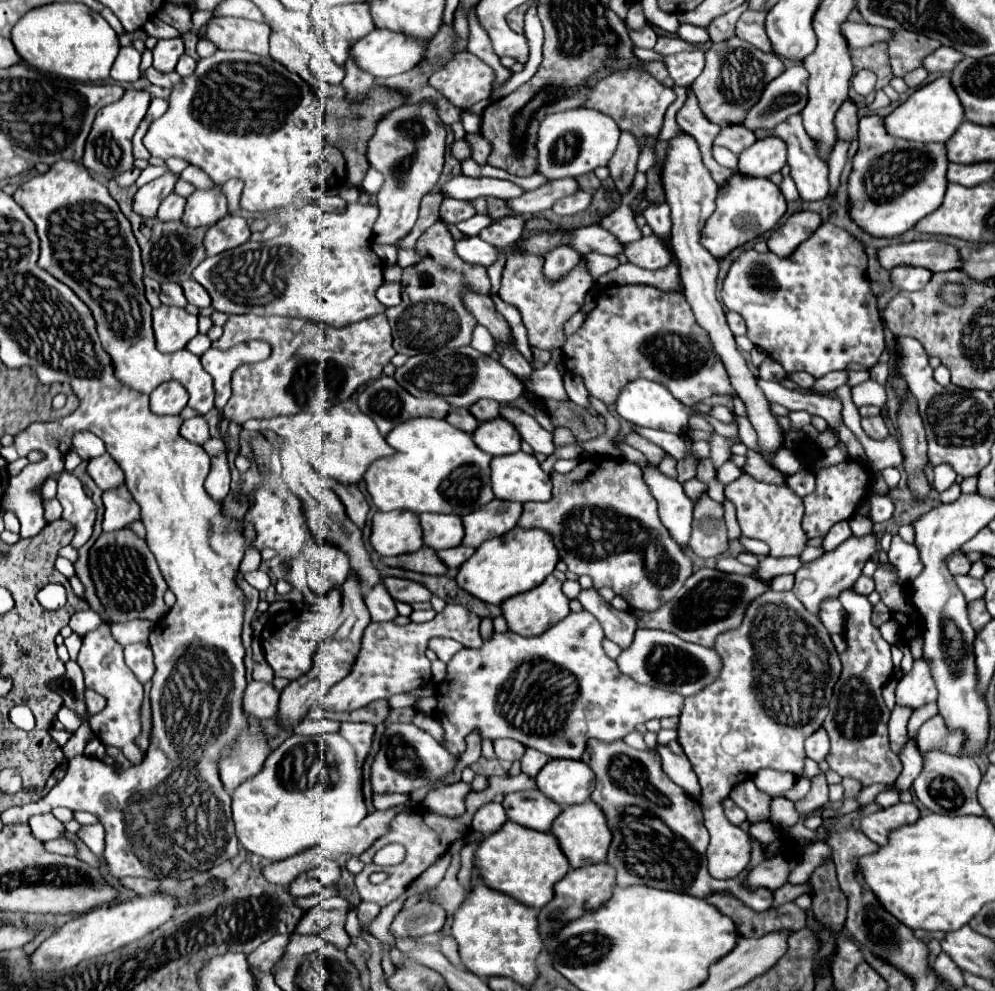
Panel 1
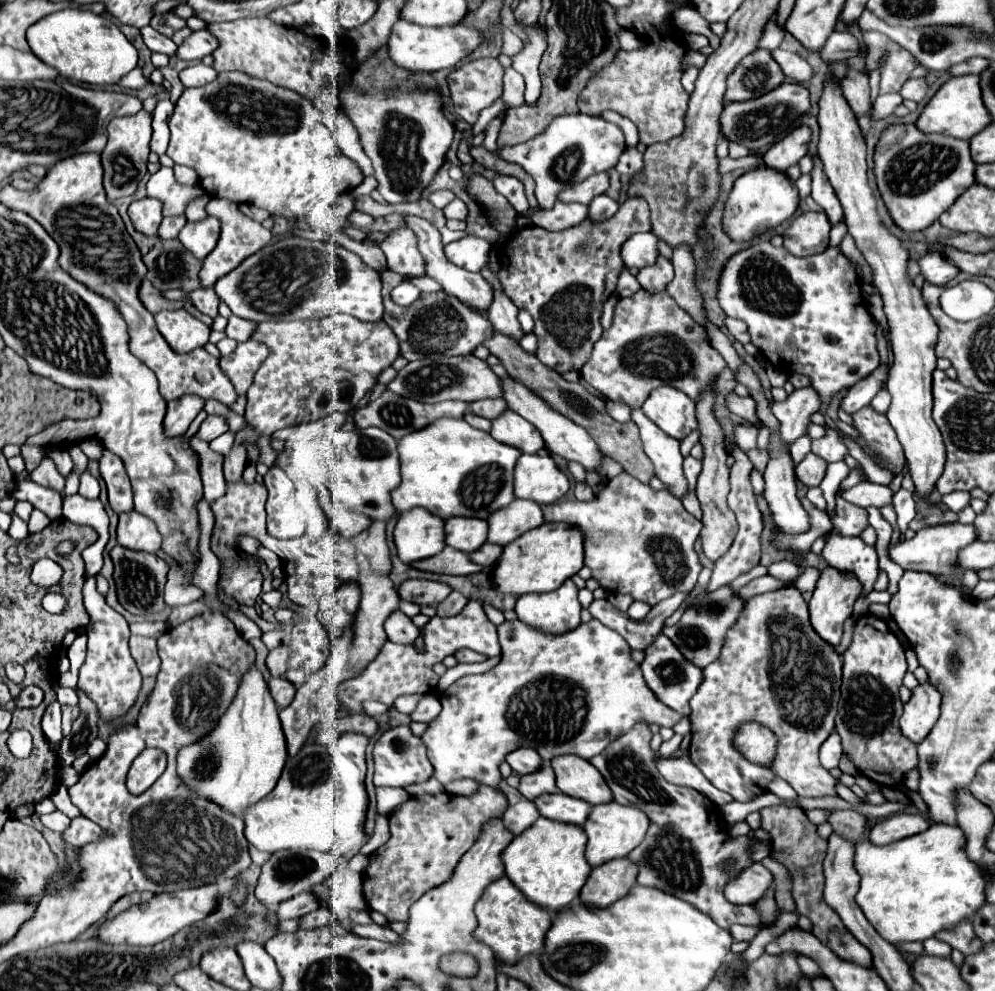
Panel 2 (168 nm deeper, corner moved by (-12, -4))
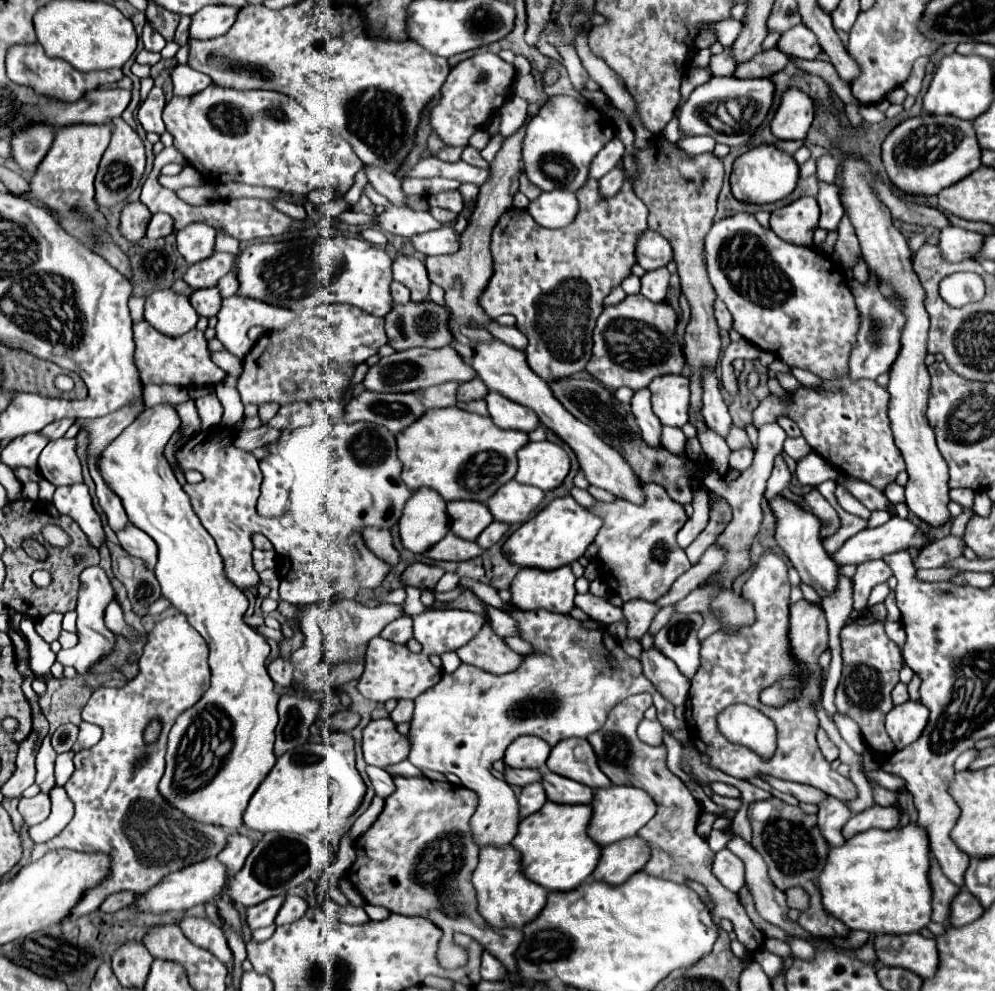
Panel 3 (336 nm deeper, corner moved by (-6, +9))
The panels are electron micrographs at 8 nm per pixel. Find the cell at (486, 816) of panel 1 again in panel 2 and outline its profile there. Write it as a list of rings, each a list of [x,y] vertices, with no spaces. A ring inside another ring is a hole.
[[[520,801],[516,805],[510,805],[504,811],[504,823],[506,827],[514,833],[520,835],[524,829],[528,829],[536,819],[540,817],[536,805],[532,805],[532,801]]]

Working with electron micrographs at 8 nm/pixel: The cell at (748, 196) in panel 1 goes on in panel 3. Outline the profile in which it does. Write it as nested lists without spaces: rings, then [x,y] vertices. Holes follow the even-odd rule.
[[[756,146],[746,154],[738,156],[734,160],[730,176],[734,198],[738,202],[758,204],[758,206],[786,198],[796,188],[796,182],[798,182],[798,164],[790,154],[784,154],[774,146]]]

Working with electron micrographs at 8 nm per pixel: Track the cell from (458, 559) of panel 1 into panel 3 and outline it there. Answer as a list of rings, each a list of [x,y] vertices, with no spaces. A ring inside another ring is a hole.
[[[492,522],[490,528],[486,528],[486,530],[482,532],[482,536],[478,536],[476,544],[478,544],[480,548],[490,548],[492,544],[496,544],[496,542],[506,534],[506,530],[508,530],[506,524],[502,524],[502,522]]]

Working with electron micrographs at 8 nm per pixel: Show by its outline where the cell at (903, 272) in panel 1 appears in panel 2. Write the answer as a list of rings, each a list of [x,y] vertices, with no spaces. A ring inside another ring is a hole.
[[[928,253],[918,263],[920,263],[922,275],[926,277],[926,281],[934,285],[946,285],[960,273],[954,265],[948,265],[948,259],[942,253]]]

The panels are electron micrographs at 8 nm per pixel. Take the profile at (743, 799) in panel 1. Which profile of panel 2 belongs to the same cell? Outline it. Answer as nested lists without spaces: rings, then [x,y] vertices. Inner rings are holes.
[[[784,805],[764,807],[764,809],[760,809],[760,815],[762,815],[760,827],[770,833],[770,845],[772,845],[770,857],[776,859],[778,863],[782,863],[790,871],[792,899],[796,901],[798,913],[806,915],[812,921],[814,935],[826,947],[830,947],[840,959],[872,967],[870,951],[844,927],[838,913],[822,897],[822,889],[824,889],[822,861],[824,861],[824,853],[826,853],[826,839],[822,839],[816,833],[816,825],[808,821],[808,817],[804,815],[802,809],[790,809],[790,807],[784,807]]]

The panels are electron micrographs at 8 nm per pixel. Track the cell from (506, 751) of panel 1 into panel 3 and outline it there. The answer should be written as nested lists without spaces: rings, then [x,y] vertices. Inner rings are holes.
[[[518,736],[504,754],[504,762],[512,768],[542,768],[550,754],[550,746],[538,736]]]

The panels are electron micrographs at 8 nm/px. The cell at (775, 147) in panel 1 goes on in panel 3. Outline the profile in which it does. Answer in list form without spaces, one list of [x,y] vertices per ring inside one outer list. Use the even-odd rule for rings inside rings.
[[[792,88],[782,96],[782,104],[776,110],[776,116],[770,124],[772,134],[778,140],[804,140],[814,120],[814,104],[812,100]]]

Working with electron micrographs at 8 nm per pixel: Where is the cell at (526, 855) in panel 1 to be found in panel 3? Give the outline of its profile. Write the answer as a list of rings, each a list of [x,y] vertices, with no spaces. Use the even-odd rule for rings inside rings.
[[[546,802],[538,812],[526,816],[518,826],[518,834],[510,842],[522,856],[520,866],[526,878],[550,892],[574,890],[584,882],[600,858],[600,846],[596,846],[586,834],[588,820],[590,806],[566,806],[554,802]]]

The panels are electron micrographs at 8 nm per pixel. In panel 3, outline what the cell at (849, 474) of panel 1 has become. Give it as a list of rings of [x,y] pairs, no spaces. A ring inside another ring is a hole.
[[[836,488],[836,498],[838,498],[838,504],[840,504],[846,512],[856,514],[856,516],[860,516],[860,518],[864,518],[864,520],[870,518],[870,510],[868,510],[866,506],[862,506],[854,496],[850,496],[844,488]]]

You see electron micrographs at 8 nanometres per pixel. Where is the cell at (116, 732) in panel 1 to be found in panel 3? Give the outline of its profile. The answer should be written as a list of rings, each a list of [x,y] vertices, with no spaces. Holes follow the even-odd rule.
[[[90,566],[80,574],[80,592],[78,592],[78,606],[76,606],[80,642],[70,650],[58,652],[56,660],[62,666],[74,666],[80,676],[86,676],[98,660],[102,660],[106,654],[114,652],[116,636],[114,636],[114,632],[110,632],[106,628],[106,622],[104,622],[104,612],[106,612],[106,606],[110,604],[112,598],[114,598],[114,590],[112,590],[112,586],[110,586],[110,582],[100,566]]]

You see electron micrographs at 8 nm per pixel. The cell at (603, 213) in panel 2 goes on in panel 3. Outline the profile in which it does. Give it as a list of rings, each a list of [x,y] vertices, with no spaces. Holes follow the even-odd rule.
[[[618,168],[610,170],[604,178],[598,180],[598,184],[600,184],[600,196],[604,196],[604,198],[616,196],[624,184],[624,170],[618,170]]]

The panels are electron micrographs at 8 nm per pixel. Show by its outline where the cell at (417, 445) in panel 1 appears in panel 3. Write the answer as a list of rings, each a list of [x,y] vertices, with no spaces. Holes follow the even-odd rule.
[[[458,406],[450,408],[434,408],[426,412],[420,420],[404,428],[402,432],[396,434],[398,442],[398,458],[404,464],[402,470],[402,480],[404,484],[414,492],[422,486],[428,486],[436,490],[446,502],[450,500],[478,500],[486,502],[502,484],[514,478],[516,474],[516,452],[528,444],[526,432],[518,430],[502,430],[492,424],[490,416],[478,416],[472,412],[458,412]]]

